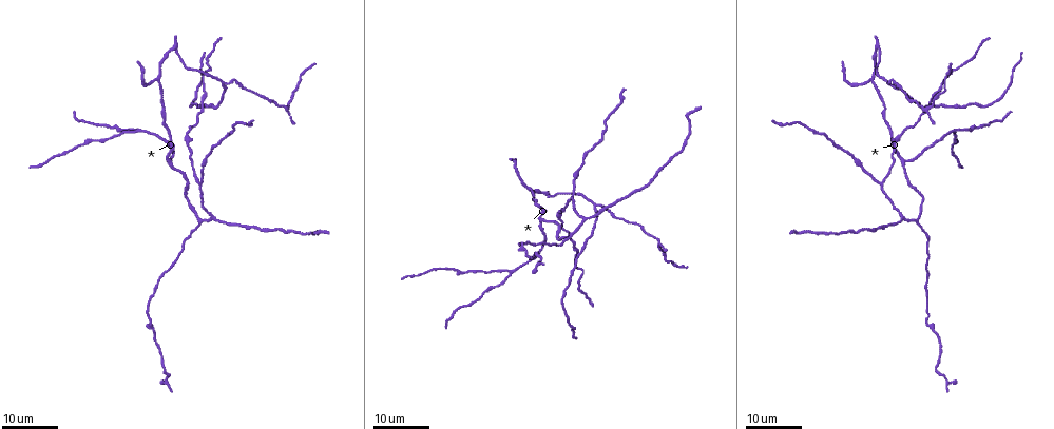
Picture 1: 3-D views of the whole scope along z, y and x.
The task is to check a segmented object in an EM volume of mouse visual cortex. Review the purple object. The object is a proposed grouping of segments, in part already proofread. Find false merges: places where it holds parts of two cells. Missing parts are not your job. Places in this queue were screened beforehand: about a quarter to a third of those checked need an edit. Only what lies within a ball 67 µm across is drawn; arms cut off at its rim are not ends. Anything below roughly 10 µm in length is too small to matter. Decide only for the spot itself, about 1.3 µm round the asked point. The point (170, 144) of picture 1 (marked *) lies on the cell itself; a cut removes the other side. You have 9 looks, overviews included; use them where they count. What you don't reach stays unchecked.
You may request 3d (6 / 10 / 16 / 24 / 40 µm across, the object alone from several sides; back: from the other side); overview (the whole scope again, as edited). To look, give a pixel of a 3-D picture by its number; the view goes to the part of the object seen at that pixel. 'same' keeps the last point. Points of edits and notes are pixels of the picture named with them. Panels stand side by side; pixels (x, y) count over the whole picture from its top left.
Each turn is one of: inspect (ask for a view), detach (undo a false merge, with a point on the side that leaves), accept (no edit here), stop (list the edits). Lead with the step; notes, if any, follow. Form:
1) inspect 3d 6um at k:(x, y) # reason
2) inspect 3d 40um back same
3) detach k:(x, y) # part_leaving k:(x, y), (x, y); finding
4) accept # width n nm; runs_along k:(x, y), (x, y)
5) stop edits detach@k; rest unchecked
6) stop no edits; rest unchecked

inspect 3d 16um at 1:(185, 180) # sudden change in width

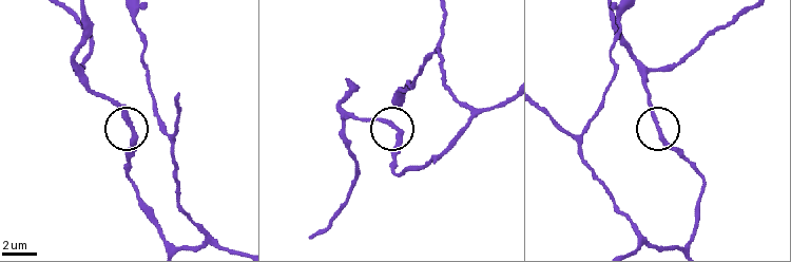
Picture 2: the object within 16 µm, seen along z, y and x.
inspect 3d 6um at 2:(396, 129)

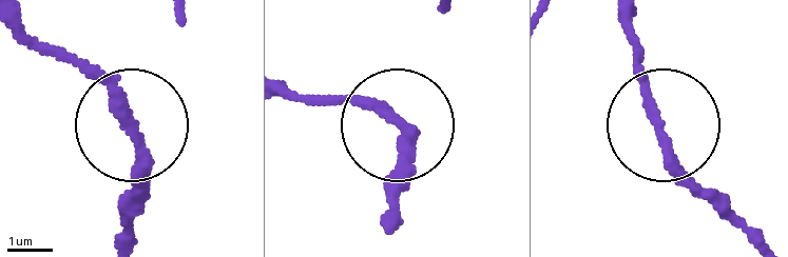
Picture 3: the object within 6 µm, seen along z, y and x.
inspect 3d 6um back at 3:(399, 124) # other side

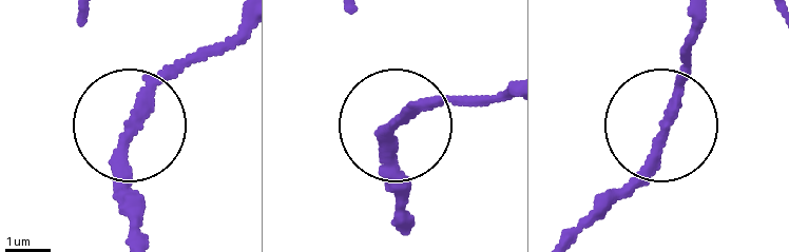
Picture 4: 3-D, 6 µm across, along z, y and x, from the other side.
accept # runs_along 4:(697, 12), (671, 126), (570, 234); continuous, no second cell

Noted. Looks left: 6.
inspect 3d 24um at 1:(916, 221) # three arms meet

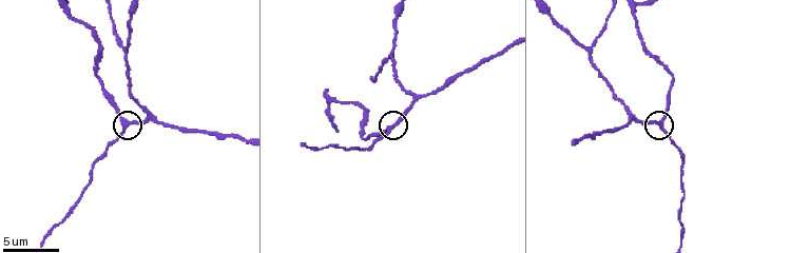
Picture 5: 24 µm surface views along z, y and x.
inspect 3d 6um at 5:(393, 127)

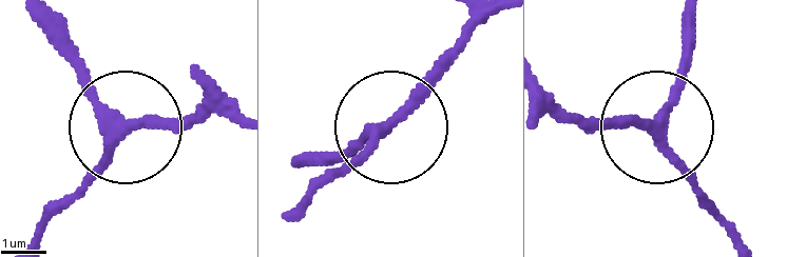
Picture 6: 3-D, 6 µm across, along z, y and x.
accept # side_arm 40 um; runs_along 6:(32, 17), (122, 130), (114, 153), (39, 228); all the same cell

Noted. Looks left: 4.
inspect 3d 24um at 1:(170, 162) # three-way junction

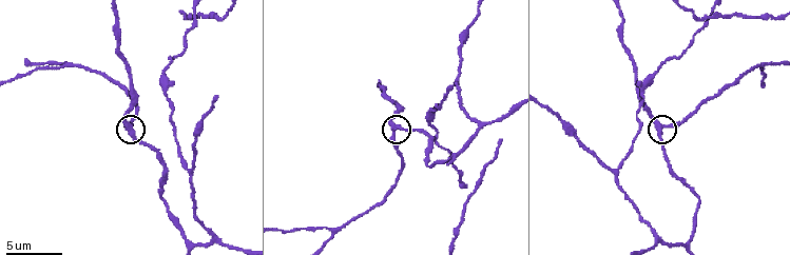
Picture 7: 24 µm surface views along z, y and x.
inspect 3d 10um at 7:(129, 128) # zoom in

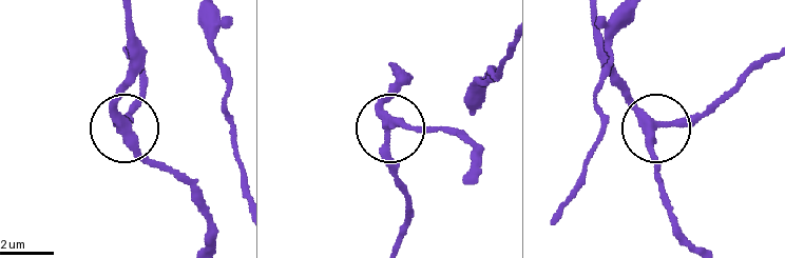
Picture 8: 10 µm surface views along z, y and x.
accept # arms 3; runs_along 8:(394, 79), (381, 113), (394, 185); continuous, no second cell

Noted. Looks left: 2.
inspect 3d 6um at 7:(764, 64) # three arms meet

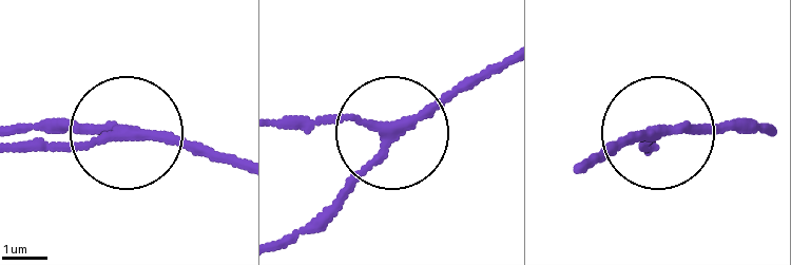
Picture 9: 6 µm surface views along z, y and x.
accept # width 200 nm; runs_along 9:(236, 162), (146, 135), (47, 135); all the same cell

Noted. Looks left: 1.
stop no edits; rest unchecked

